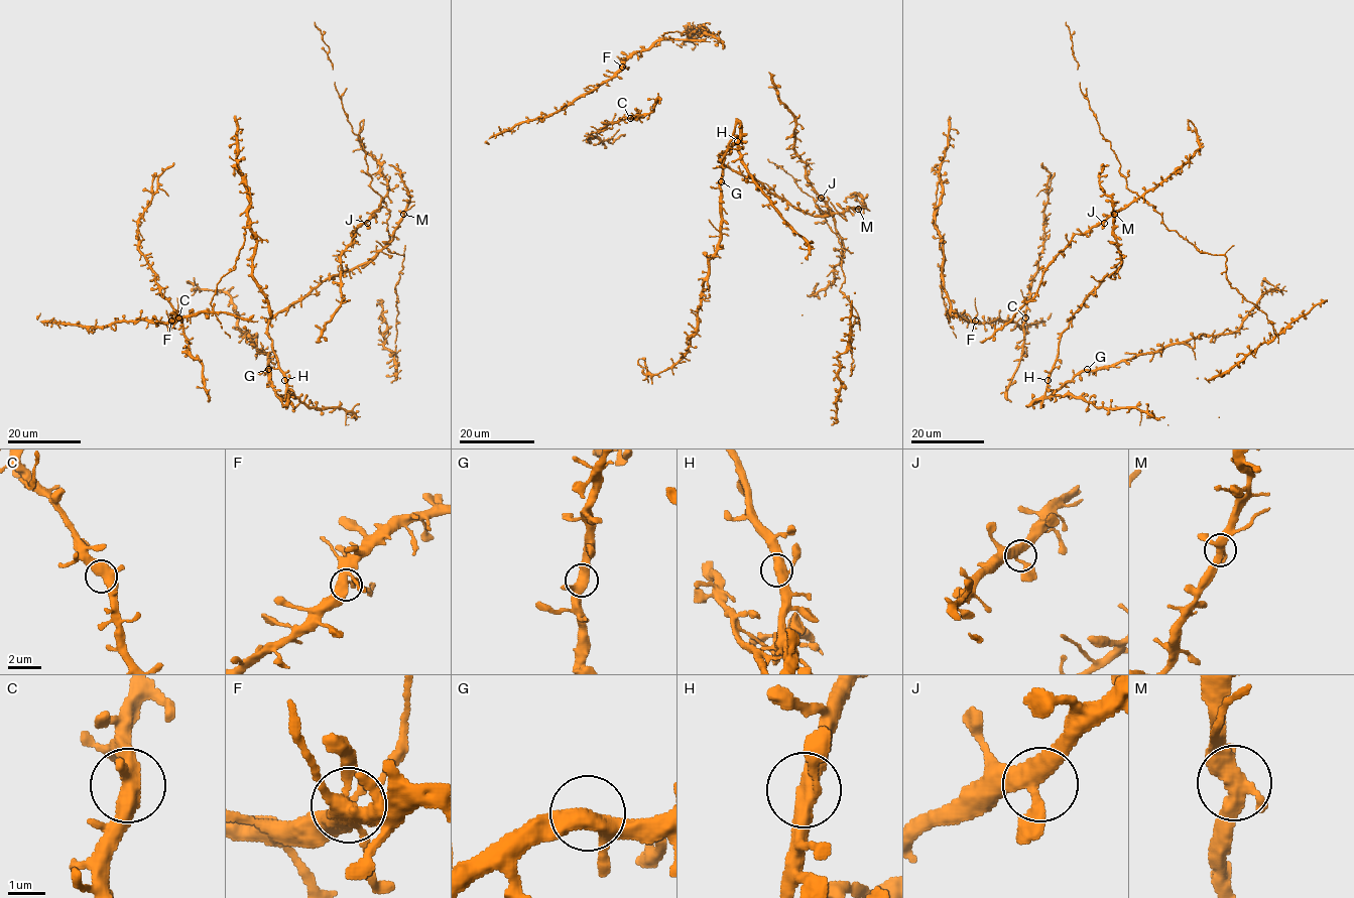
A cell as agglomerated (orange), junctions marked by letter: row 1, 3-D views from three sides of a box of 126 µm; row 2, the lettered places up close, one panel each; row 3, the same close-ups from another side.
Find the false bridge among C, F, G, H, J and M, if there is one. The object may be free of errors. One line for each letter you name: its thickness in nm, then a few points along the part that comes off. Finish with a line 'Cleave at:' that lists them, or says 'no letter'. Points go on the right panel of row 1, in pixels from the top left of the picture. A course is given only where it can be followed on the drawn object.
Cleave at: no letter

